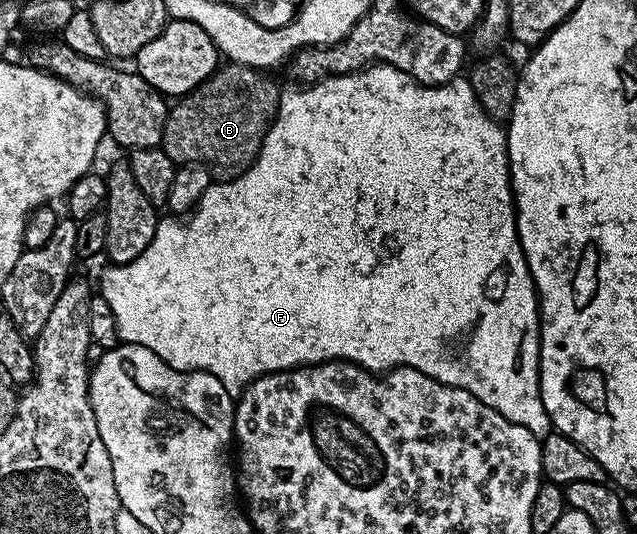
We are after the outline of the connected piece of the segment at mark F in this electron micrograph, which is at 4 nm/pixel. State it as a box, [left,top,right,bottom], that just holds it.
[99,64,553,440]

